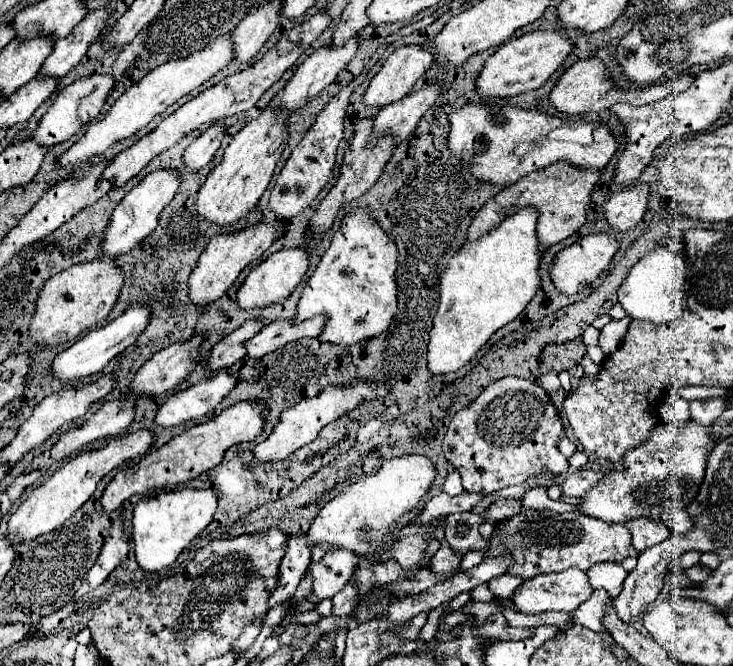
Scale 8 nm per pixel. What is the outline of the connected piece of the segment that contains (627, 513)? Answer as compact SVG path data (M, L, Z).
M690 419L686 423L686 427L682 427L682 429L676 429L672 423L658 423L644 443L640 443L638 447L624 453L620 467L614 467L608 475L604 475L600 479L598 485L594 485L580 499L578 511L588 515L588 517L596 517L596 519L602 519L608 523L626 523L626 521L636 519L636 517L652 519L652 517L660 517L664 511L686 509L694 501L698 487L704 479L706 459L708 459L708 453L712 451L710 443L712 443L712 429L702 427L694 419Z

